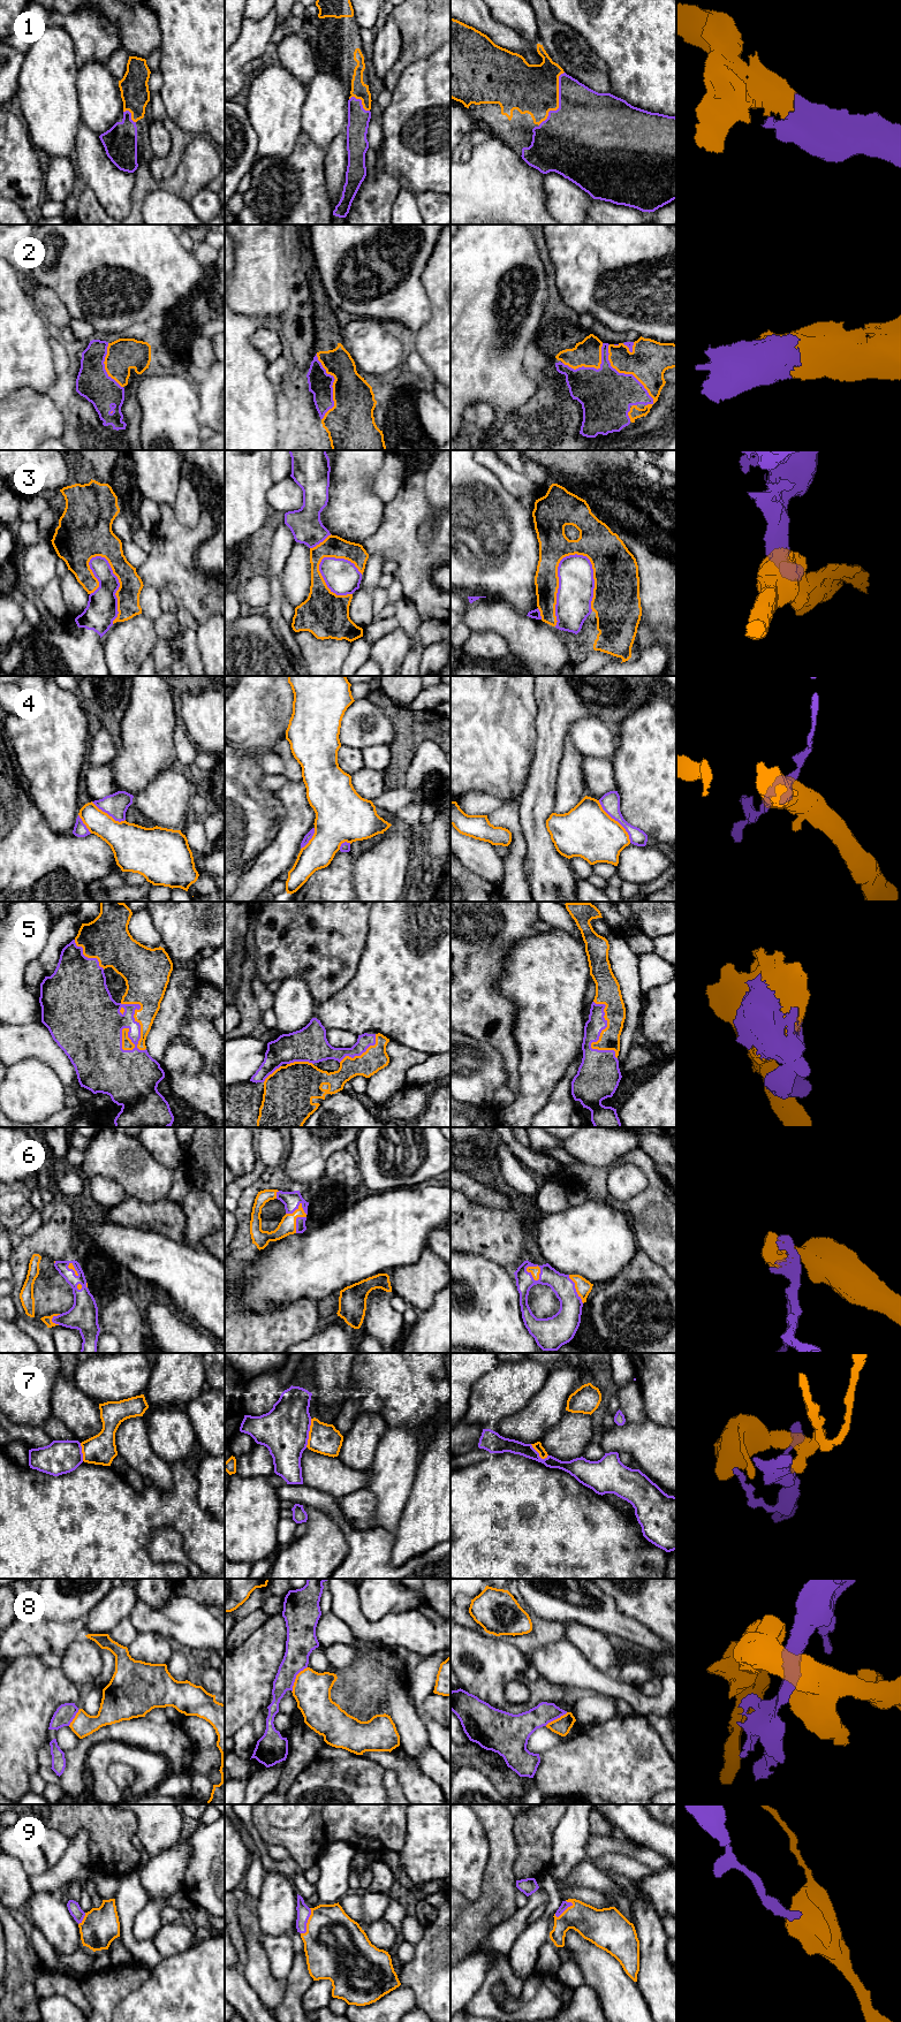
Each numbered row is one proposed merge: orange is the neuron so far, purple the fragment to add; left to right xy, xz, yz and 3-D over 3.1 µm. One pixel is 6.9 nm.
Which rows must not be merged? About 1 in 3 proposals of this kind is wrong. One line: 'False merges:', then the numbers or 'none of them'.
False merges: 3, 4, 7, 8

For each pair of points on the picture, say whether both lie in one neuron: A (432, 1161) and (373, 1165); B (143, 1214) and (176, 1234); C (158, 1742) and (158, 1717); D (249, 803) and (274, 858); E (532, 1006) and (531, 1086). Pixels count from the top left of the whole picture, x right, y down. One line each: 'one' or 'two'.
A: one
B: one
C: two
D: two
E: one

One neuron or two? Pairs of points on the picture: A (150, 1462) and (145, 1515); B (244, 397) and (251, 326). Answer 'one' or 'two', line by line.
A: two
B: one

